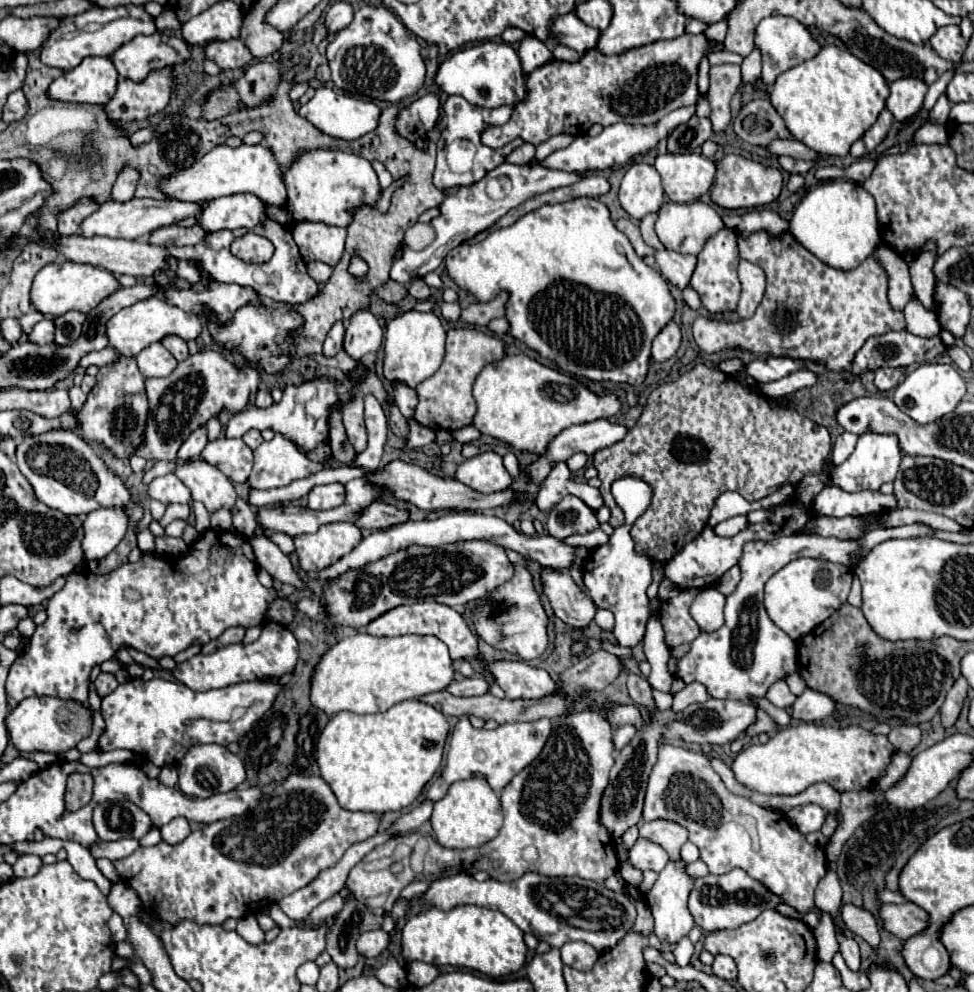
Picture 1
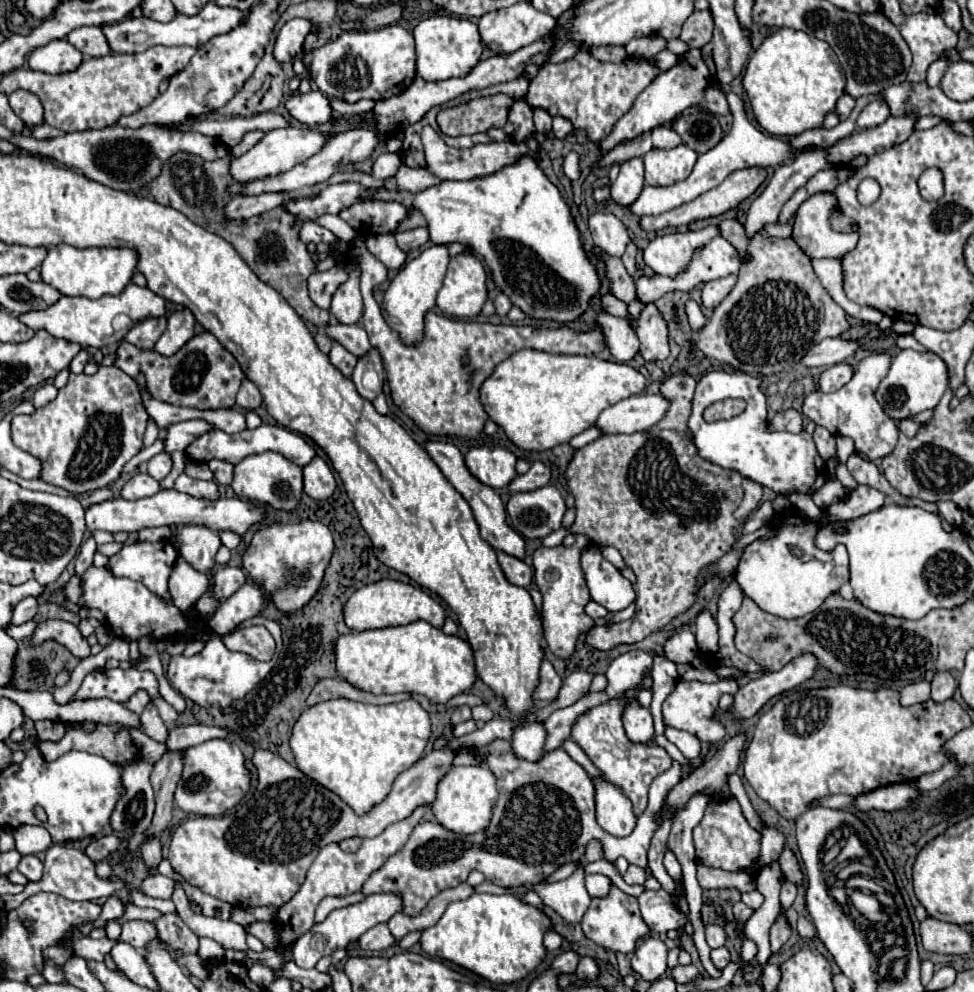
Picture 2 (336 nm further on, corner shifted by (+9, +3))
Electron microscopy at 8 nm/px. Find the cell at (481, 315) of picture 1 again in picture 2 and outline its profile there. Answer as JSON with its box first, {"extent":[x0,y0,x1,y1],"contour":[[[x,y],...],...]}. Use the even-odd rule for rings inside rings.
{"extent":[494,294,512,316],"contour":[[[498,294],[496,300],[494,300],[494,306],[496,306],[498,316],[506,316],[510,312],[510,308],[512,308],[512,302],[510,302],[510,298],[506,294]]]}

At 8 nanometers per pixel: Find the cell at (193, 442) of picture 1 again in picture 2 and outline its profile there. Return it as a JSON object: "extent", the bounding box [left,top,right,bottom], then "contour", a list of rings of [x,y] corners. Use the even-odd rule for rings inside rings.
{"extent":[146,452,172,482],"contour":[[[160,452],[160,454],[156,454],[156,456],[148,462],[146,472],[148,472],[154,480],[160,482],[162,478],[168,476],[170,468],[172,468],[172,458],[170,458],[170,454],[168,454],[168,452]]]}

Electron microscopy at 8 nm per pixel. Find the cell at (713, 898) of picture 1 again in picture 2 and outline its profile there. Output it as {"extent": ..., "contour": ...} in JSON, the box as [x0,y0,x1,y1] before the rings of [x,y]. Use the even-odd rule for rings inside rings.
{"extent":[638,888,684,934],"contour":[[[662,888],[658,892],[644,890],[638,896],[638,902],[640,902],[642,920],[652,932],[664,934],[668,930],[676,930],[678,926],[684,926],[684,916],[676,906],[672,906],[670,896]]]}

